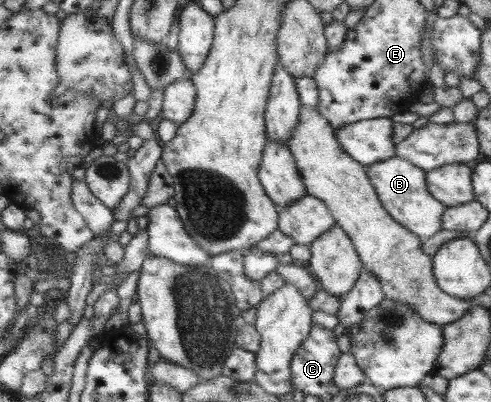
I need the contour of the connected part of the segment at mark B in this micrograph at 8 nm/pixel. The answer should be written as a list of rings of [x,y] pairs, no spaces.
[[[396,155],[391,159],[365,166],[365,169],[383,208],[390,212],[397,223],[421,239],[431,237],[443,229],[441,215],[446,206],[434,199],[427,190],[426,172],[423,169]]]

